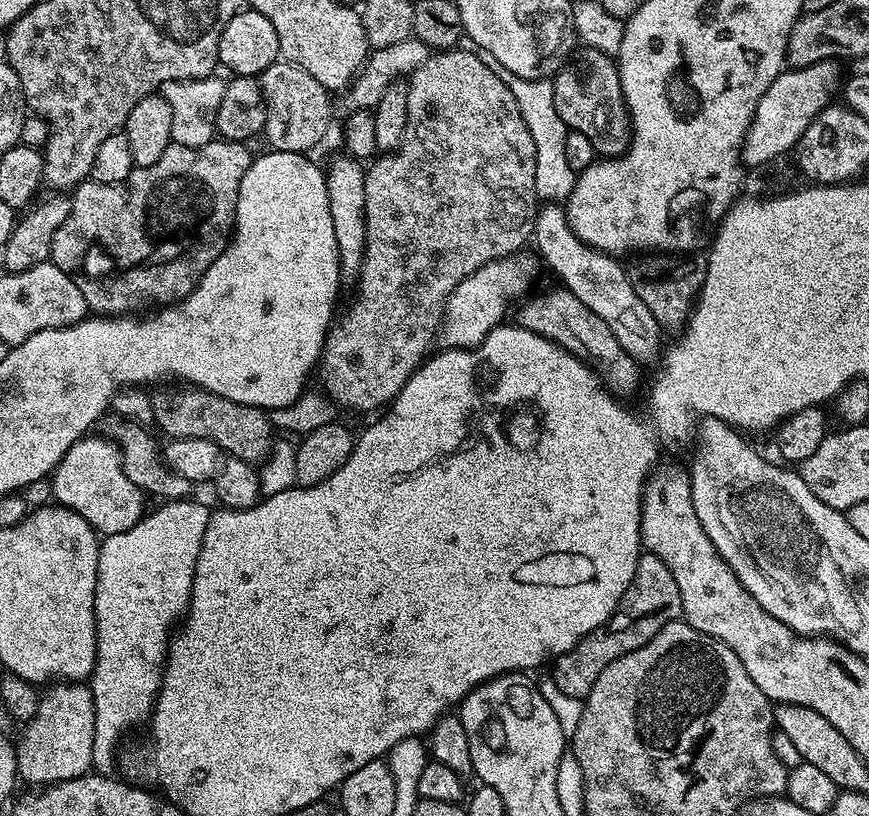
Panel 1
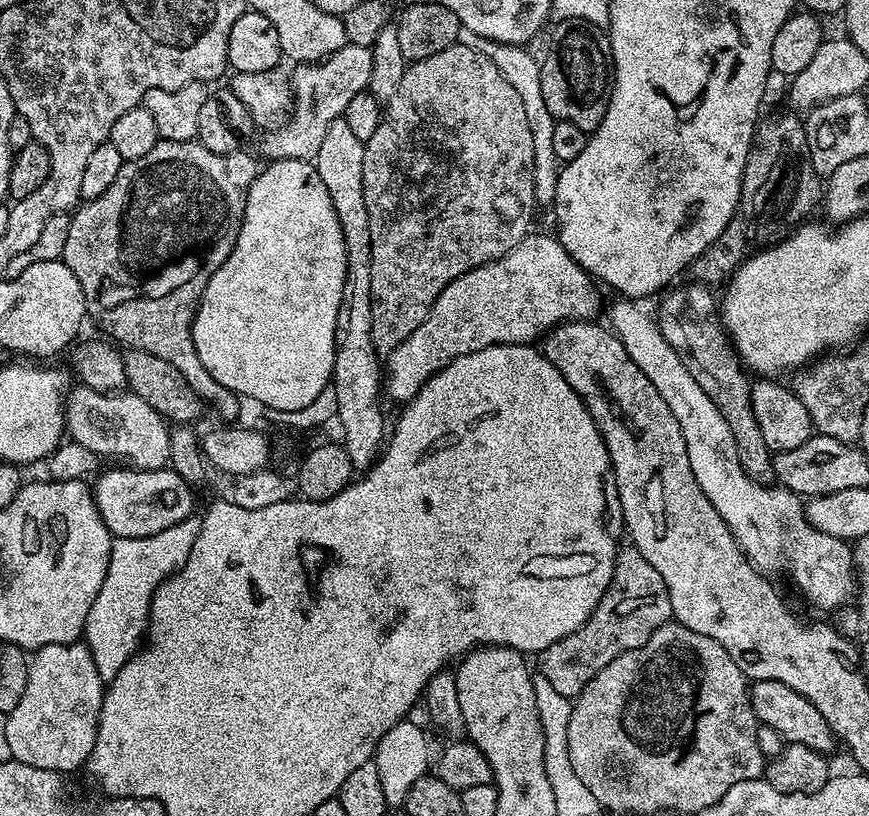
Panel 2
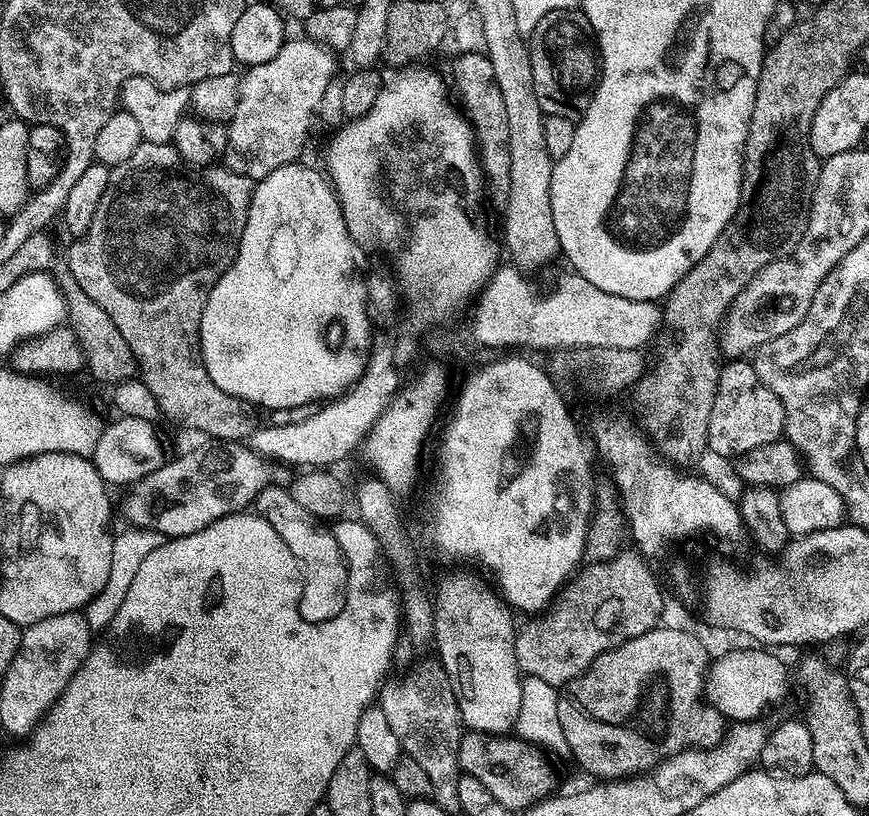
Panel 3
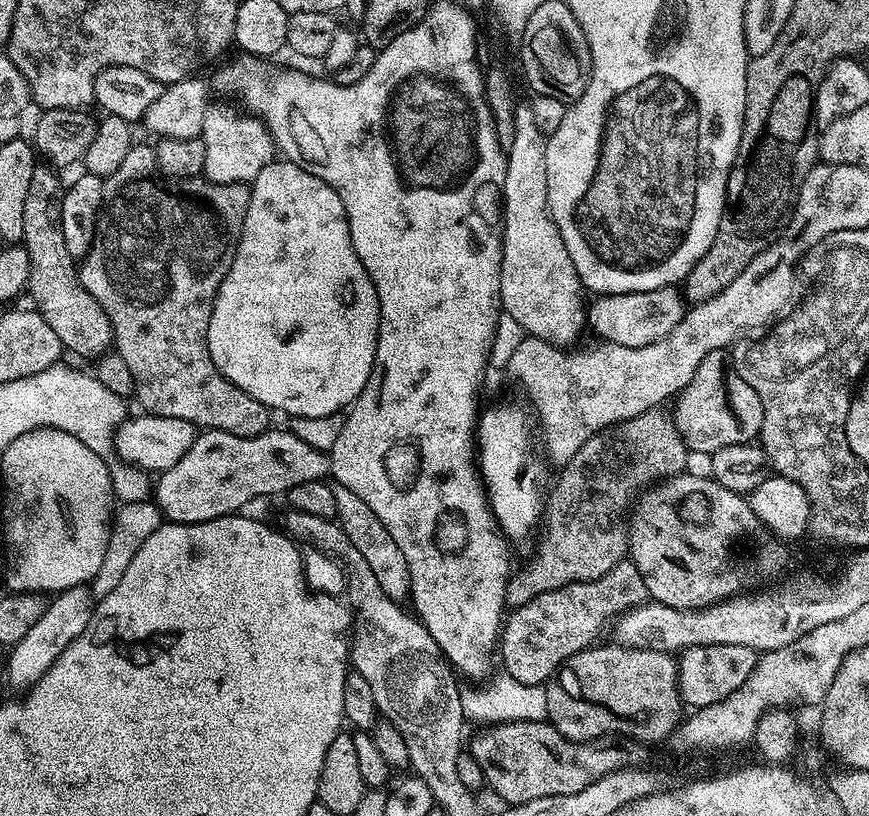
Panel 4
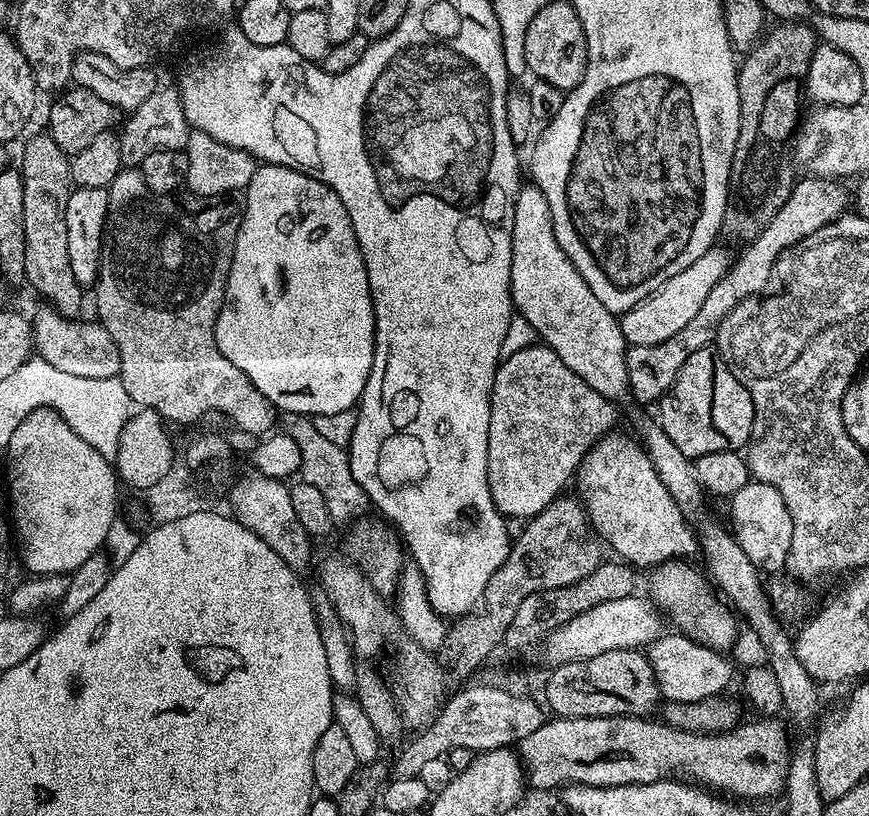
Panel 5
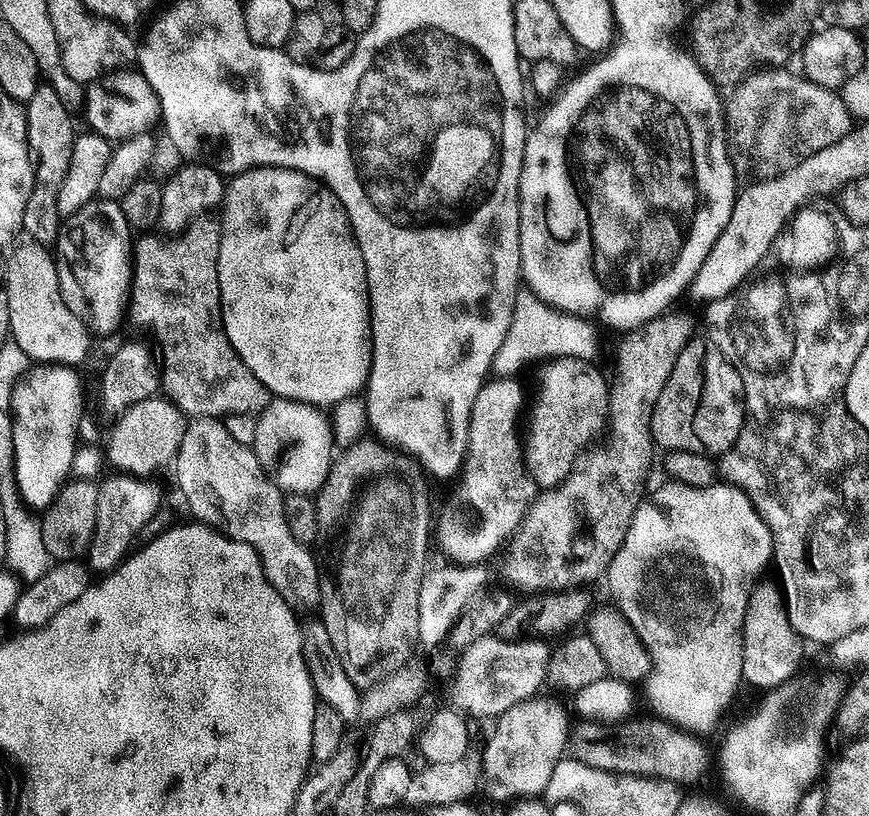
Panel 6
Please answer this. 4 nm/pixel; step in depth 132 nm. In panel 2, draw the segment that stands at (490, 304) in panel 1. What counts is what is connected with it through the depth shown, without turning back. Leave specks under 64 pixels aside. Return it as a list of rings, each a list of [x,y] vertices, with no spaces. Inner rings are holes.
[[[529,234],[502,258],[454,278],[454,282],[450,282],[450,286],[446,286],[442,294],[438,294],[426,322],[422,322],[422,326],[418,326],[418,330],[414,330],[414,334],[410,334],[406,342],[387,353],[388,365],[386,362],[382,368],[383,391],[388,391],[399,402],[407,402],[415,398],[418,390],[422,390],[422,386],[435,372],[442,371],[450,362],[466,354],[486,350],[495,344],[531,345],[569,320],[595,321],[600,312],[600,296],[596,293],[595,286],[597,287],[588,273],[562,247],[555,235]]]

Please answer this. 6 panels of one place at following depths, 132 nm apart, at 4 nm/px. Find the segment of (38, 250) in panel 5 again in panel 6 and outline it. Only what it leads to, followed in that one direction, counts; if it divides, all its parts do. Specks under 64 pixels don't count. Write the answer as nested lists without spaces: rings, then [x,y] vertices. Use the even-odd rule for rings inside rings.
[[[47,82],[37,84],[34,94],[26,101],[24,109],[28,148],[34,161],[32,166],[34,182],[30,198],[26,202],[22,230],[31,241],[52,246],[62,236],[58,194],[62,190],[62,178],[66,178],[66,170],[70,170],[70,154],[74,150],[78,129],[72,125],[73,113]]]

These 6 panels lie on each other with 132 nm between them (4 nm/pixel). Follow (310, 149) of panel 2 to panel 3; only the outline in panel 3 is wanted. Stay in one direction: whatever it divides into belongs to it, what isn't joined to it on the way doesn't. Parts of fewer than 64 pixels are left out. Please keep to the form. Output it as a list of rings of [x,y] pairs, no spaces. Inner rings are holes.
[[[307,38],[301,40],[285,39],[284,45],[270,58],[270,62],[253,64],[243,73],[240,81],[240,97],[237,100],[236,111],[230,116],[227,123],[228,145],[222,157],[223,163],[233,168],[238,174],[248,176],[253,182],[264,180],[274,170],[278,170],[287,164],[295,164],[301,159],[300,151],[308,140],[308,131],[312,128],[312,122],[317,119],[319,103],[322,94],[330,86],[337,75],[337,53],[331,48],[325,48],[323,44]]]

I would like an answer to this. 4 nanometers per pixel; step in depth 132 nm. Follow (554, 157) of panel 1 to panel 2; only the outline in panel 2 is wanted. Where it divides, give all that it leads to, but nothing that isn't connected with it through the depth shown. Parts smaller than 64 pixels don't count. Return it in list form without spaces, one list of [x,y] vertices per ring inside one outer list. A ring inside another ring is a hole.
[[[461,27],[458,43],[462,46],[470,46],[474,50],[486,54],[486,58],[490,58],[490,62],[494,62],[494,66],[498,66],[498,71],[502,73],[502,78],[506,78],[506,82],[510,82],[510,86],[514,86],[515,92],[518,93],[518,98],[522,101],[522,107],[526,109],[526,122],[530,122],[530,134],[534,138],[532,195],[537,205],[539,203],[548,204],[548,206],[555,205],[560,168],[558,167],[558,161],[554,158],[554,146],[550,138],[554,135],[556,121],[552,119],[550,110],[546,110],[546,98],[542,98],[541,61],[537,57],[535,60],[527,52],[529,50],[527,47],[518,44],[494,42],[490,38],[482,38],[482,34],[476,34],[474,30],[465,27]]]

